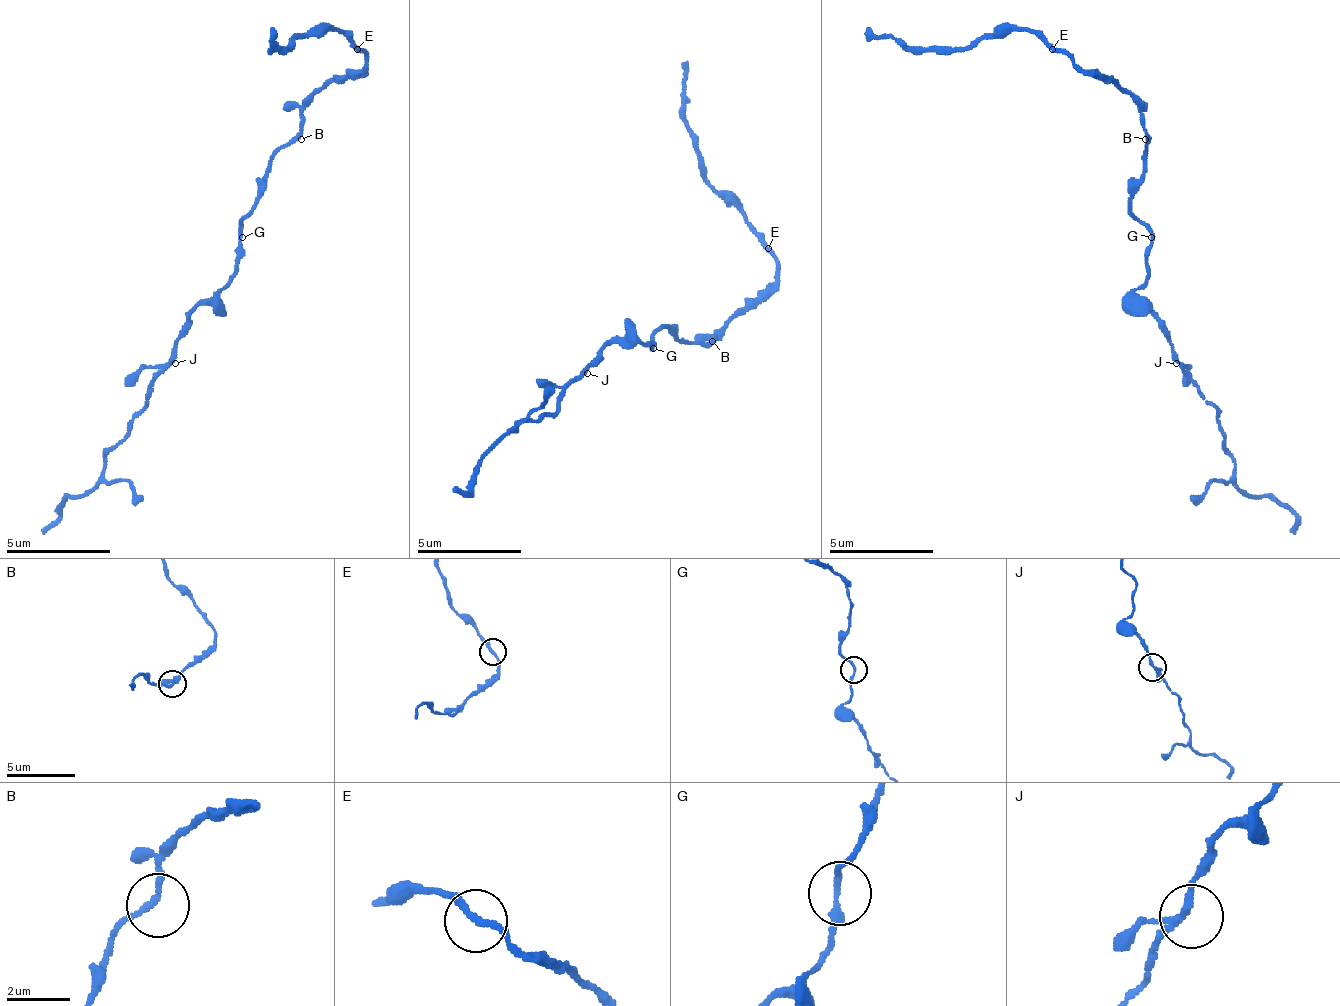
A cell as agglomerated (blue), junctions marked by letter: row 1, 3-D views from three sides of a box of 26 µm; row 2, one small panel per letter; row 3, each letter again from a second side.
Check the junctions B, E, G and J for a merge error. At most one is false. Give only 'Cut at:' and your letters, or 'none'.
Cut at: E

